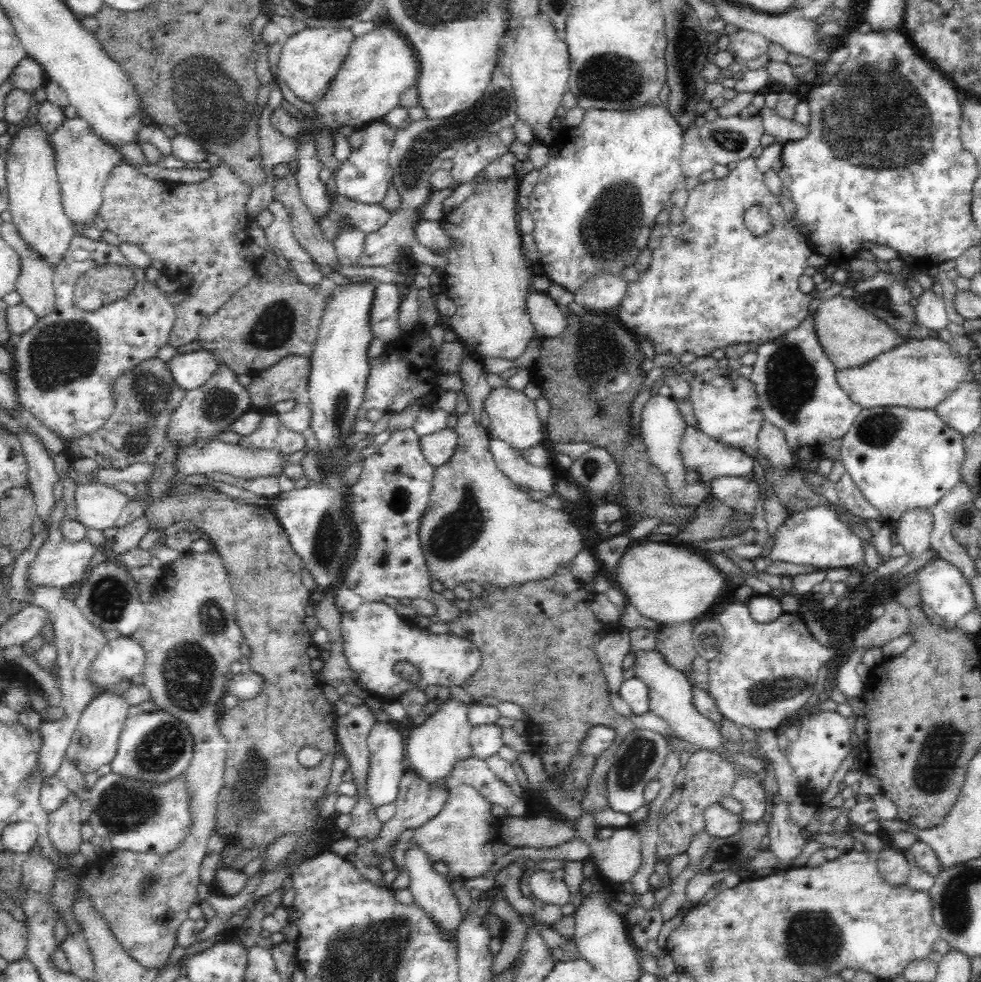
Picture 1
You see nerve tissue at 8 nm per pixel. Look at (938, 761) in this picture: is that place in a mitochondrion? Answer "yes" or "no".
yes

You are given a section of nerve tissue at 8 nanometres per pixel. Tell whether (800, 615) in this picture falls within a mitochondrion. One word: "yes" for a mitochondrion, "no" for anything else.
no

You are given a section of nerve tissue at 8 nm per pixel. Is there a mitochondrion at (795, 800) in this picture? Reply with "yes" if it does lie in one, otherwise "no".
no

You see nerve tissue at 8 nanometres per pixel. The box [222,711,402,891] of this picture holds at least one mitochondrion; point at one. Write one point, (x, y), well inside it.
(250, 776)

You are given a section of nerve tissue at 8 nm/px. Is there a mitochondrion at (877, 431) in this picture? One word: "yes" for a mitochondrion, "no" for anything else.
yes

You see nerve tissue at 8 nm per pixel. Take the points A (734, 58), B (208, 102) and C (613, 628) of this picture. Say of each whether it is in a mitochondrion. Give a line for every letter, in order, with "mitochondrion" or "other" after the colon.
A: other
B: mitochondrion
C: other

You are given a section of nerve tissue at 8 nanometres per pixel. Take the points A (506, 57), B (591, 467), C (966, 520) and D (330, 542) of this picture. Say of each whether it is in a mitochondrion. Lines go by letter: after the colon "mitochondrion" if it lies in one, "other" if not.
A: other
B: mitochondrion
C: mitochondrion
D: mitochondrion

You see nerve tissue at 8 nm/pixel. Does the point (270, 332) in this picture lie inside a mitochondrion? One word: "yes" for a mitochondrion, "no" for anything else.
yes

